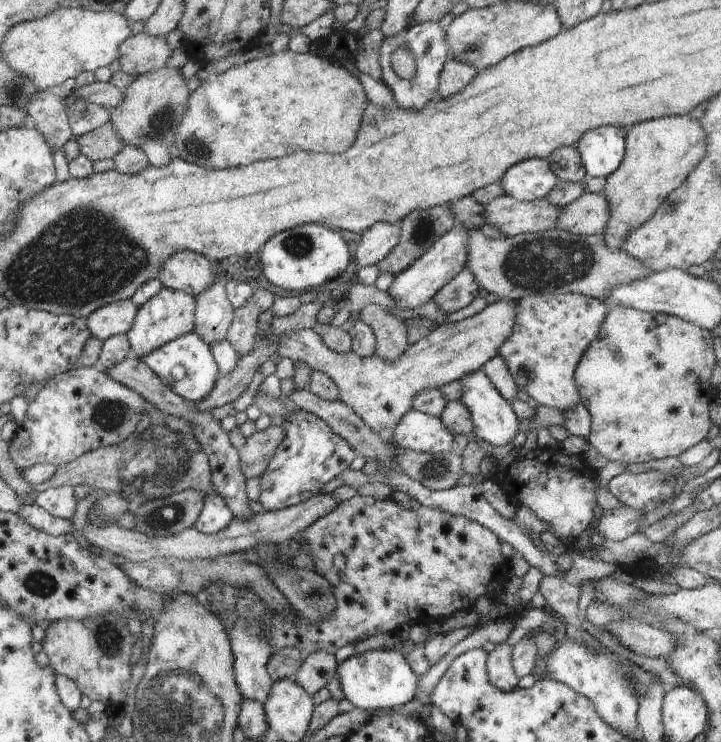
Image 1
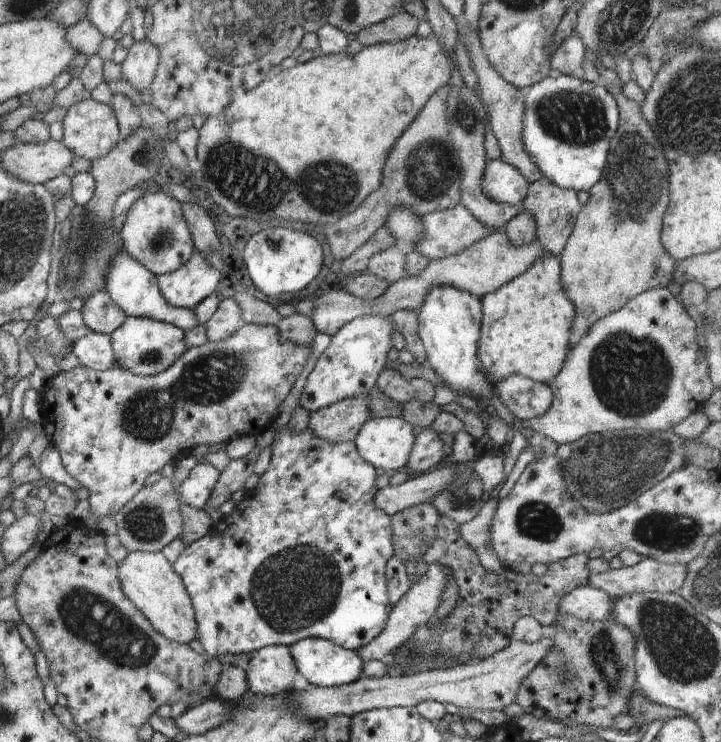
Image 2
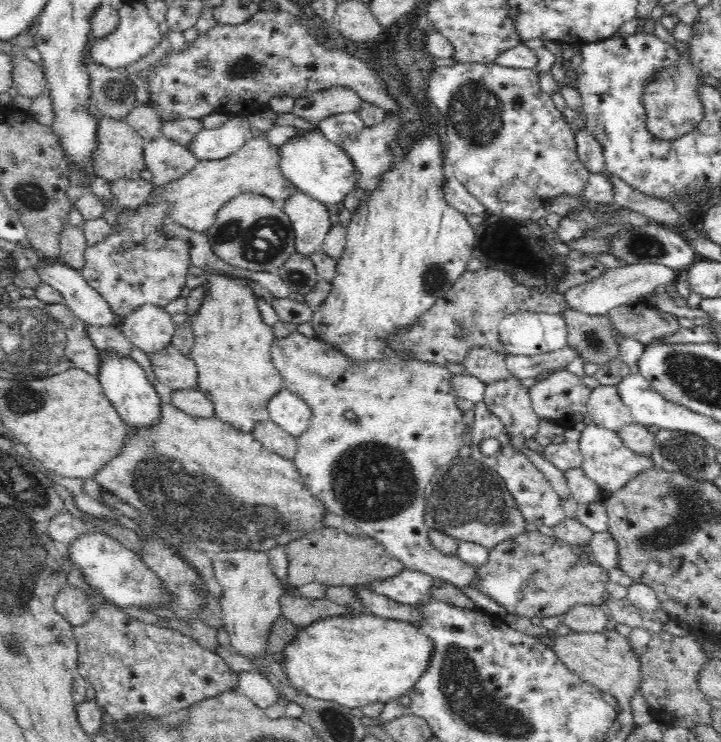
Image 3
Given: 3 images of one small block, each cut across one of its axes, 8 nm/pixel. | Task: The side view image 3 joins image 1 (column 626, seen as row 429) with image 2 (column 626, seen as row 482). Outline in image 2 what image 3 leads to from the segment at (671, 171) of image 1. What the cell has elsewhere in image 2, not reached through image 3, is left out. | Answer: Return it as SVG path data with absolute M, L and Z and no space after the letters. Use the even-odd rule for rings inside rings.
M611 66L597 68L597 74L601 78L601 86L607 90L607 94L615 100L619 110L619 126L615 134L609 140L609 152L607 152L607 164L603 168L603 176L597 180L597 184L587 192L589 200L581 206L573 230L563 246L563 252L559 256L561 264L561 290L569 298L569 302L575 306L575 316L571 320L571 336L567 344L567 356L571 348L577 344L577 340L587 334L591 324L595 324L599 318L617 312L625 302L635 298L641 292L655 290L655 288L667 288L669 282L673 282L675 262L669 258L669 254L661 246L661 226L663 226L663 214L669 206L669 194L667 194L667 166L663 162L661 144L655 140L653 132L645 124L643 110L639 110L639 104L625 98L621 92L623 84L613 72Z

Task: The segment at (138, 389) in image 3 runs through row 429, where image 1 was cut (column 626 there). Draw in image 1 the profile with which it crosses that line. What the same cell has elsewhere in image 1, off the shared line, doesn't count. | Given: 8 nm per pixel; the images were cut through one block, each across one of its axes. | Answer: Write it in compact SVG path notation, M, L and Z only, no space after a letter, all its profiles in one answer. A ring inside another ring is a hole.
M601 126L579 138L575 148L587 178L607 178L619 168L625 156L625 136L627 128Z

